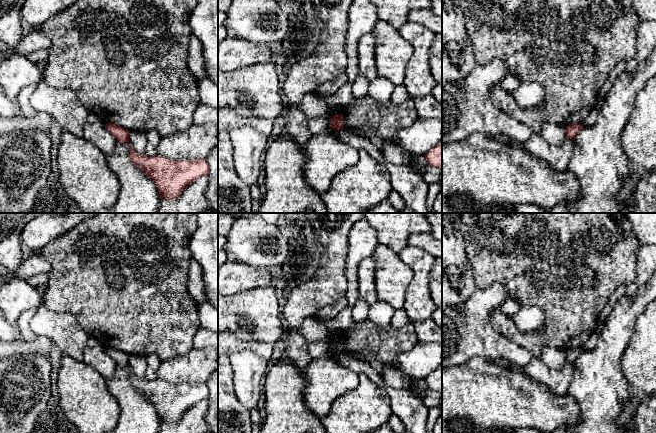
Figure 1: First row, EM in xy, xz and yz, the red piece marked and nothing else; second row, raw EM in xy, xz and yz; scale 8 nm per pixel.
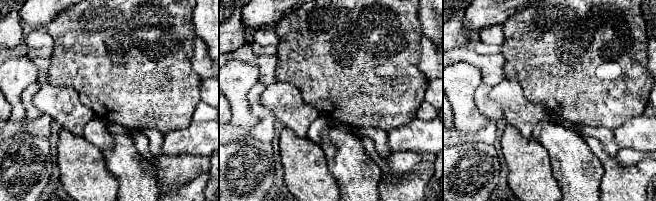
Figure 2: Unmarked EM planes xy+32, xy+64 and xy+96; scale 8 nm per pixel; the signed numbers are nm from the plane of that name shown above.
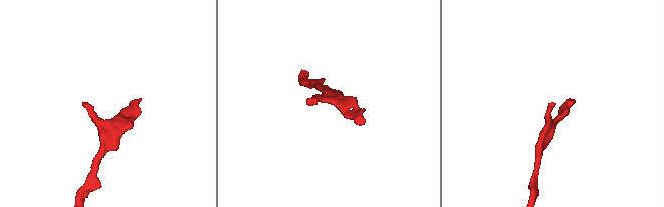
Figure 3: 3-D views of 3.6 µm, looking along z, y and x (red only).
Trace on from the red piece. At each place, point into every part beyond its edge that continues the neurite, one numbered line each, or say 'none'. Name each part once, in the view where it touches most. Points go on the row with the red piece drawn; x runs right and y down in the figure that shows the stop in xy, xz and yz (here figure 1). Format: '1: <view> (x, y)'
none

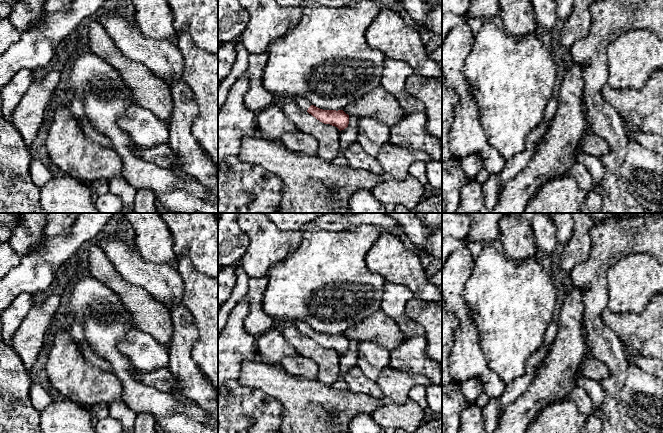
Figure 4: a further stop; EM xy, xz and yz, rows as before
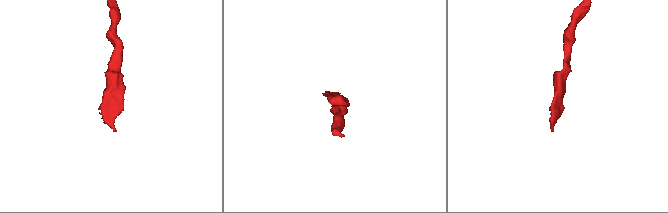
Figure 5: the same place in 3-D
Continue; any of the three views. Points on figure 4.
1: xz (301, 101)

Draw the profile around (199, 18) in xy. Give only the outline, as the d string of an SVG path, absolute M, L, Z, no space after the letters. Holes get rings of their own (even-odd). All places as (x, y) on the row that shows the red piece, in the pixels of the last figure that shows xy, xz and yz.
M166 0L172 9L176 37L187 32L201 49L218 55L218 0Z

